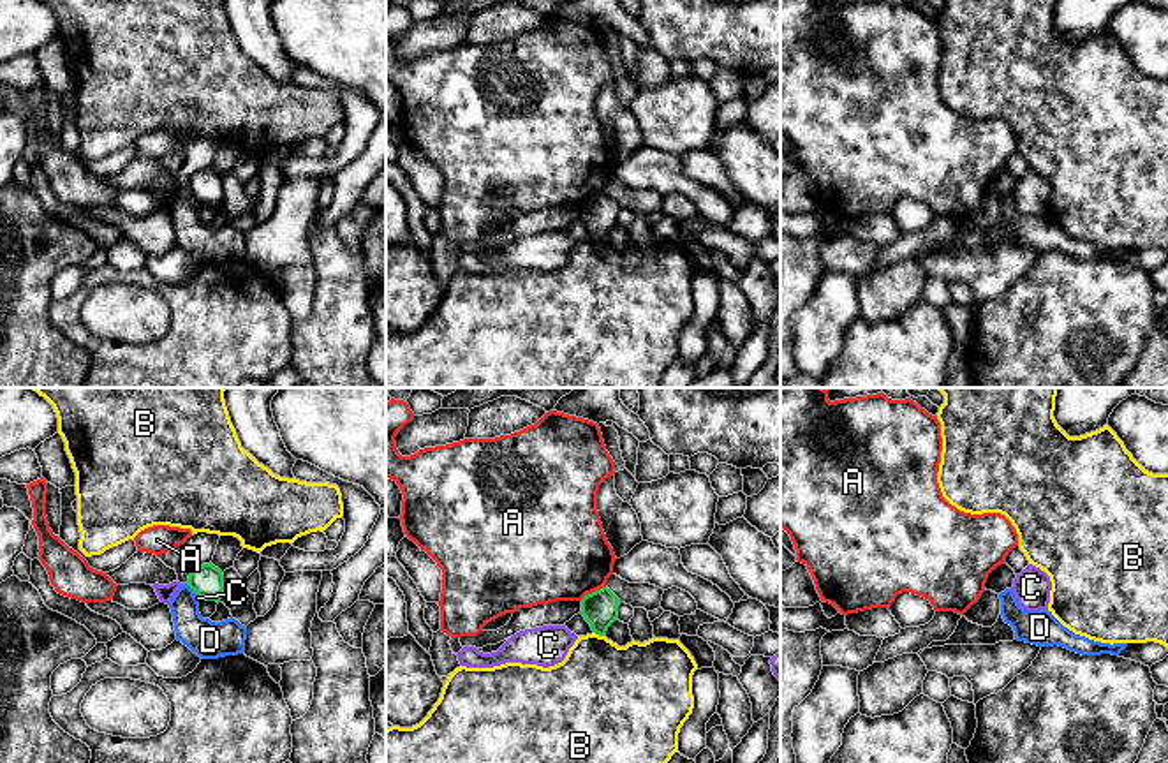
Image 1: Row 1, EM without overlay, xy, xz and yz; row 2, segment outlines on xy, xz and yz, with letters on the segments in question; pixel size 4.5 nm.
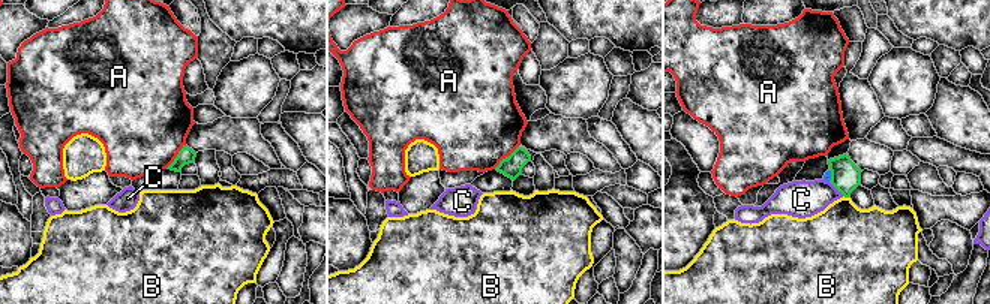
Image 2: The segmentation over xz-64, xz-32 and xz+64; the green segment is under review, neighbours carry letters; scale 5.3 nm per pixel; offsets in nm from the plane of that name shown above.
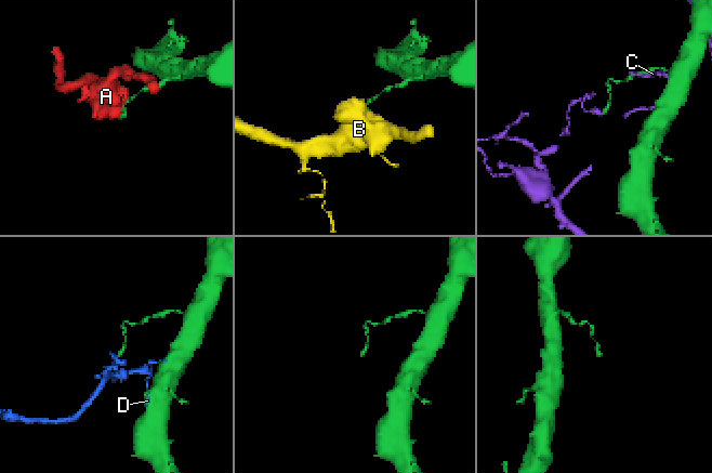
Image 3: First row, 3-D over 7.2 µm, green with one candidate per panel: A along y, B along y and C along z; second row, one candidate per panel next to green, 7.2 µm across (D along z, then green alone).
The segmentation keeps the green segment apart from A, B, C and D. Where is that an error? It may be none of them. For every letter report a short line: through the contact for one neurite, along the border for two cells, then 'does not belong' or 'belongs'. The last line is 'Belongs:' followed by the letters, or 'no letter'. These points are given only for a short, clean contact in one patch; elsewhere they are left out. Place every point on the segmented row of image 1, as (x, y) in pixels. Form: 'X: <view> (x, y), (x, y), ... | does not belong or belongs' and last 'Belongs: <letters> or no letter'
A: does not belong
B: does not belong
C: does not belong
D: xy (185, 584), (194, 591) | does not belong
Belongs: no letter

